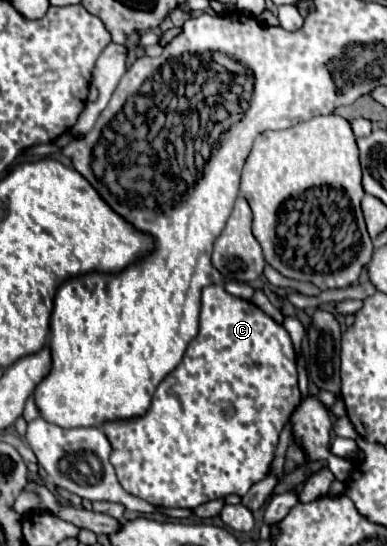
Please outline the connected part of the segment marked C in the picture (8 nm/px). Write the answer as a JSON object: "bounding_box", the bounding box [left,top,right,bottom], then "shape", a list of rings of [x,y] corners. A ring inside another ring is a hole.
{"bounding_box":[103,285,299,509],"shape":[[[209,285],[201,297],[199,333],[189,343],[175,371],[157,387],[149,411],[131,421],[103,425],[103,433],[111,443],[109,461],[127,493],[157,507],[195,509],[233,493],[243,497],[251,485],[269,475],[279,433],[299,403],[295,349],[283,325],[275,323],[255,303],[229,295],[223,285]],[[229,407],[235,409],[233,417],[223,413]]]}

